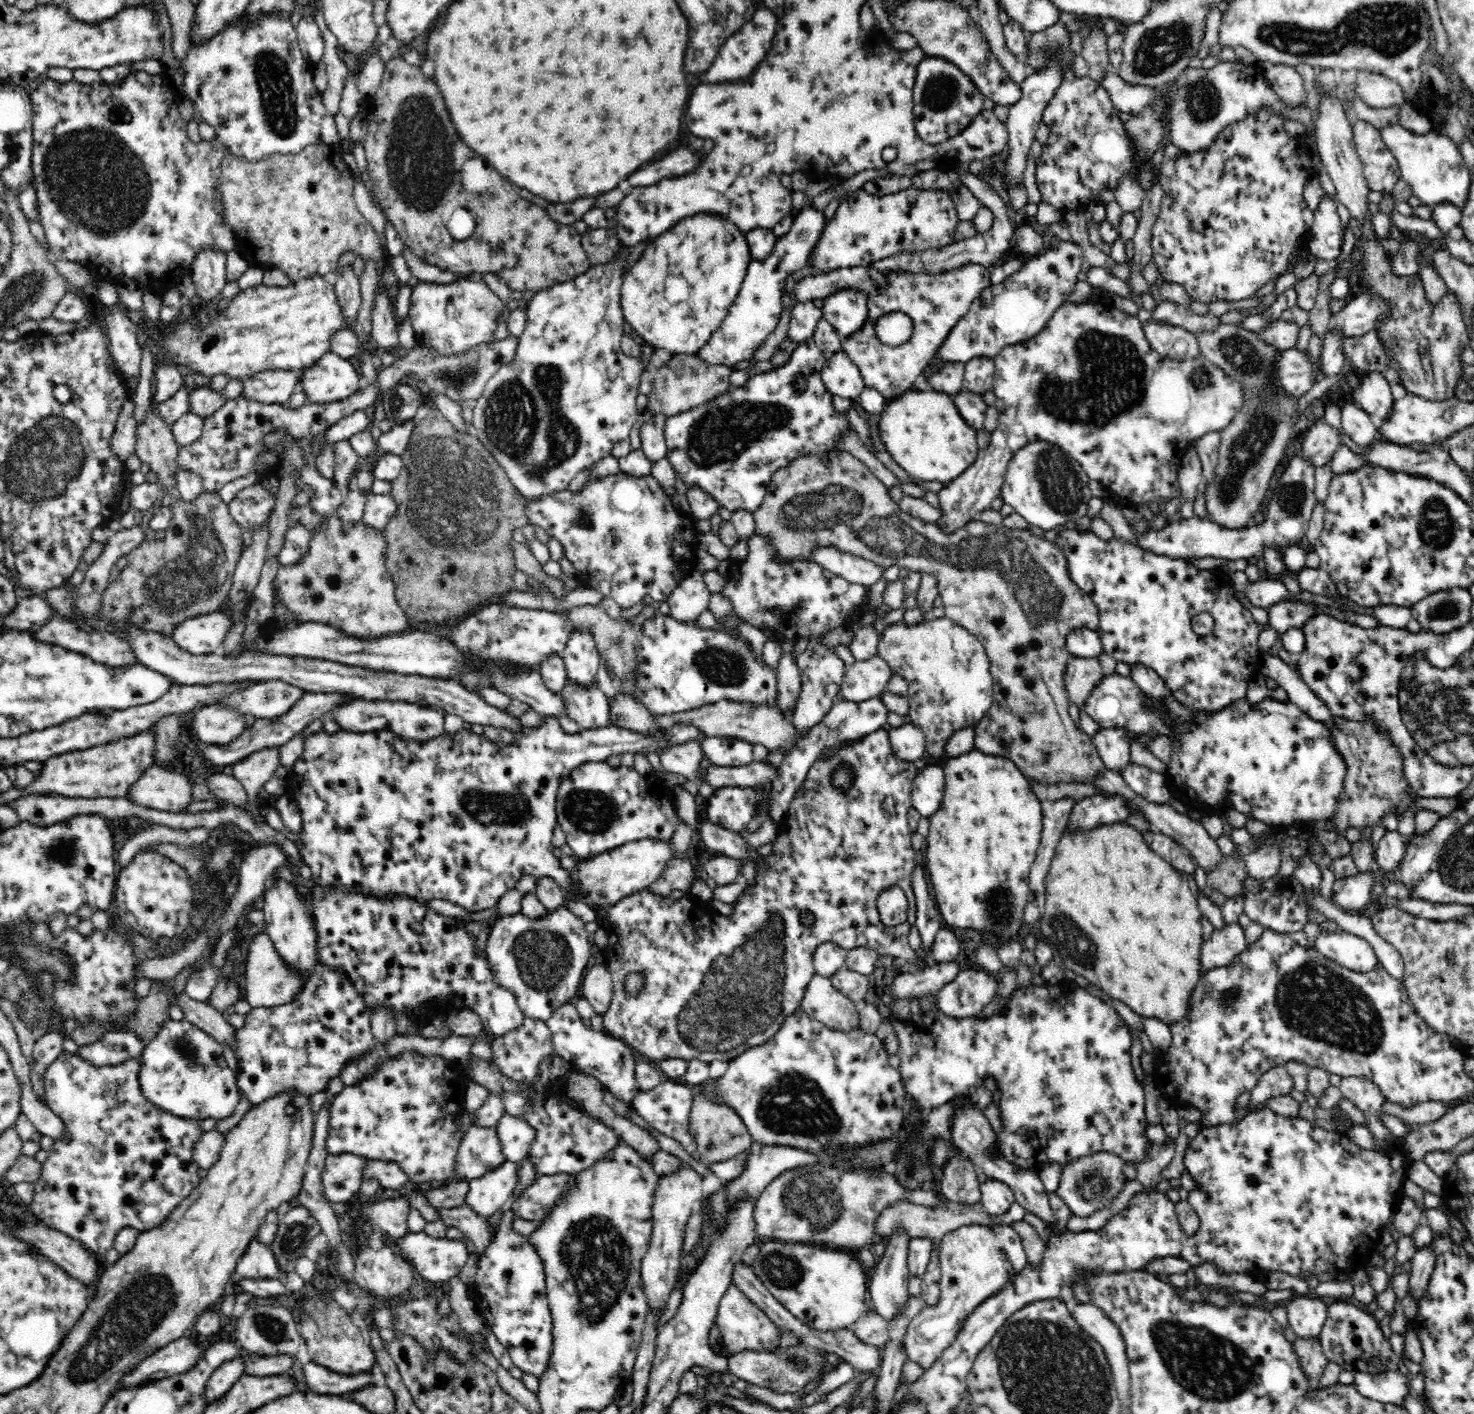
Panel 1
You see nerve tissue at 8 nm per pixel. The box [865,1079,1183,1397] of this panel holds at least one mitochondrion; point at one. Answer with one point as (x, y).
(909, 1165)

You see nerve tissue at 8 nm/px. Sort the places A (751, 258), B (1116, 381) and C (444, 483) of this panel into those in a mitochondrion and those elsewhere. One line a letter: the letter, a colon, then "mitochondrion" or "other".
A: other
B: mitochondrion
C: mitochondrion

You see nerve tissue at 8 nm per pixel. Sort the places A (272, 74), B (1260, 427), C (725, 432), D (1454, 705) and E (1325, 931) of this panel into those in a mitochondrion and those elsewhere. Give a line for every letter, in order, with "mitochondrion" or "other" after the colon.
A: mitochondrion
B: mitochondrion
C: mitochondrion
D: mitochondrion
E: other

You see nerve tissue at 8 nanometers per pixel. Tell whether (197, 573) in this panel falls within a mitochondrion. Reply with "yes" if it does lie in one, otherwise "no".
yes

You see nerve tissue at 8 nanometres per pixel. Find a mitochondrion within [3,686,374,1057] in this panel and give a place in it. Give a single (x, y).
(62, 849)

